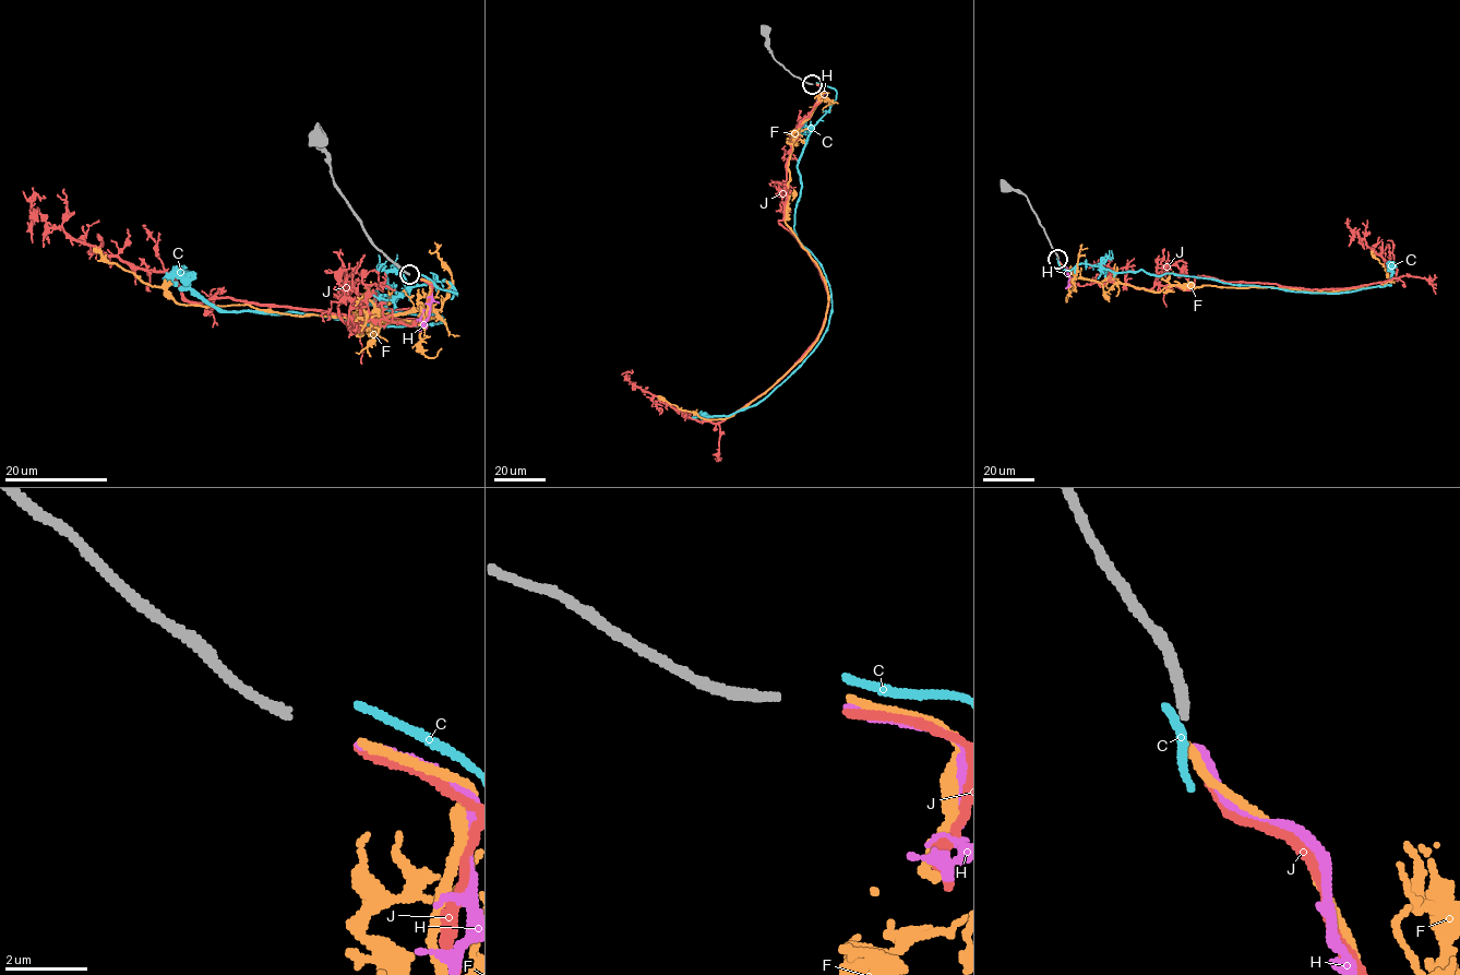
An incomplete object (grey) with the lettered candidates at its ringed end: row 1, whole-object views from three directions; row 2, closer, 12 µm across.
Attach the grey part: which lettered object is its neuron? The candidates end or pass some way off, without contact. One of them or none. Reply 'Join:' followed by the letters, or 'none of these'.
Join: F

